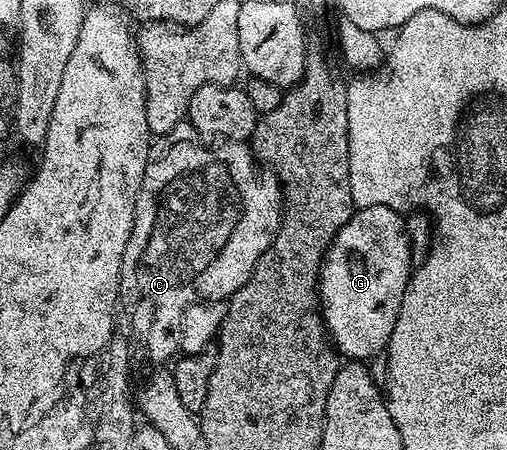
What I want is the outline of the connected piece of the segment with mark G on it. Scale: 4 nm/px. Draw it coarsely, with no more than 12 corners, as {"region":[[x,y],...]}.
{"region":[[356,208],[319,269],[344,358],[386,350],[413,272],[404,214]]}

